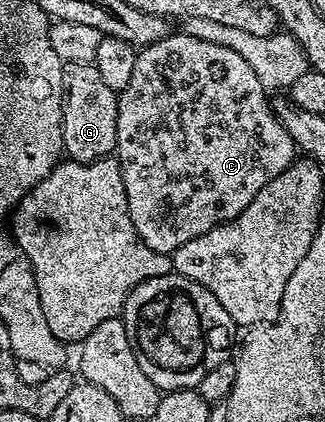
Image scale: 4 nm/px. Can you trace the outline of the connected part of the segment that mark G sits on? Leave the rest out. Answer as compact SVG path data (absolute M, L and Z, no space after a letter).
M65 65L63 68L63 103L61 104L61 143L63 153L68 160L78 161L86 165L92 161L97 161L101 157L108 157L117 148L117 98L119 94L111 91L111 87L107 87L107 83L103 83L103 79L99 76L99 71L92 65Z

